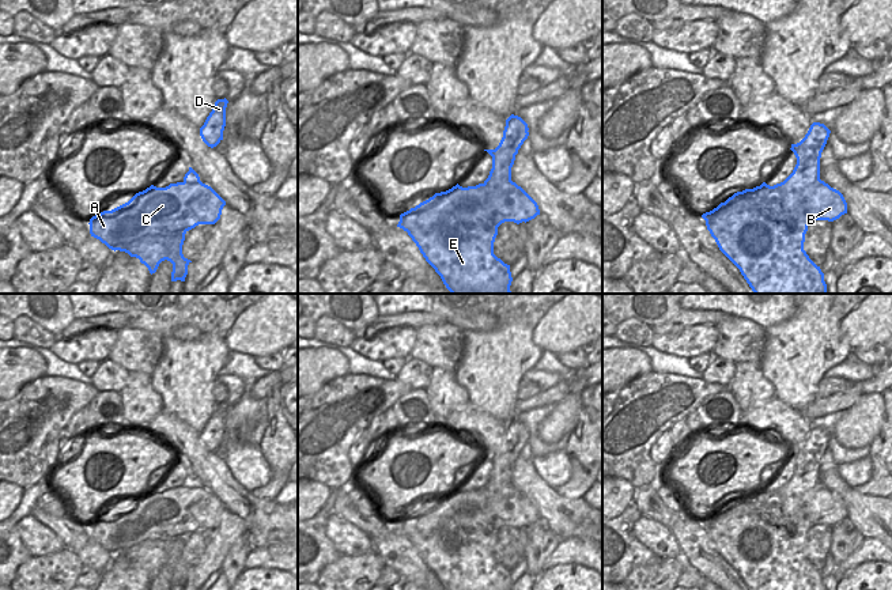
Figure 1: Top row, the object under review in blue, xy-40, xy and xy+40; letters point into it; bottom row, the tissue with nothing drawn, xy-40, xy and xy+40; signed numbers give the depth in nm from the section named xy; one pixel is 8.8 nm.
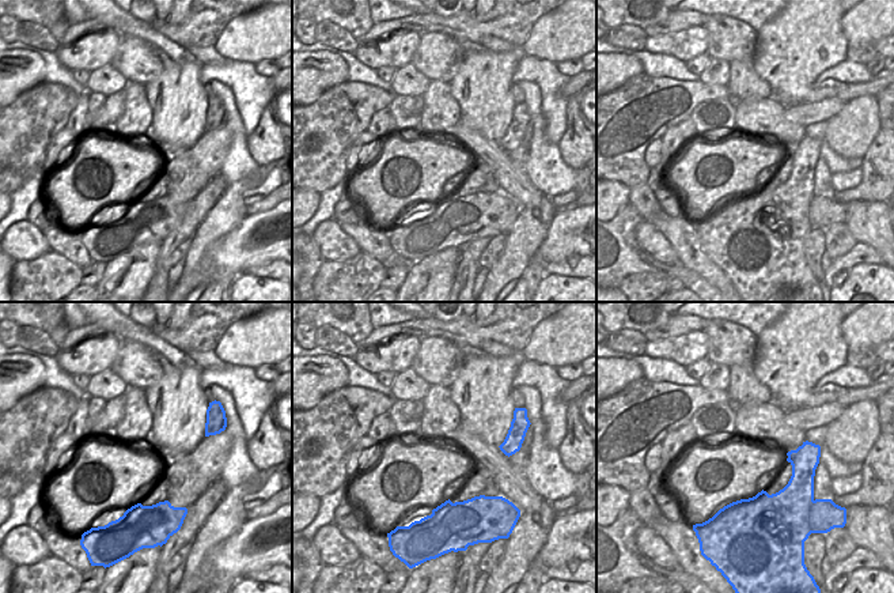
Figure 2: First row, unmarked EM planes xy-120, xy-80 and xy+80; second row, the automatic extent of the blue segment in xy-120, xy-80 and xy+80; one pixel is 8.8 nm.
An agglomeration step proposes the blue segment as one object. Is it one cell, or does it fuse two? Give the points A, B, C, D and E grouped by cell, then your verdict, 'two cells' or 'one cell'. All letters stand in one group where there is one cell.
A B C / D E; two cells

